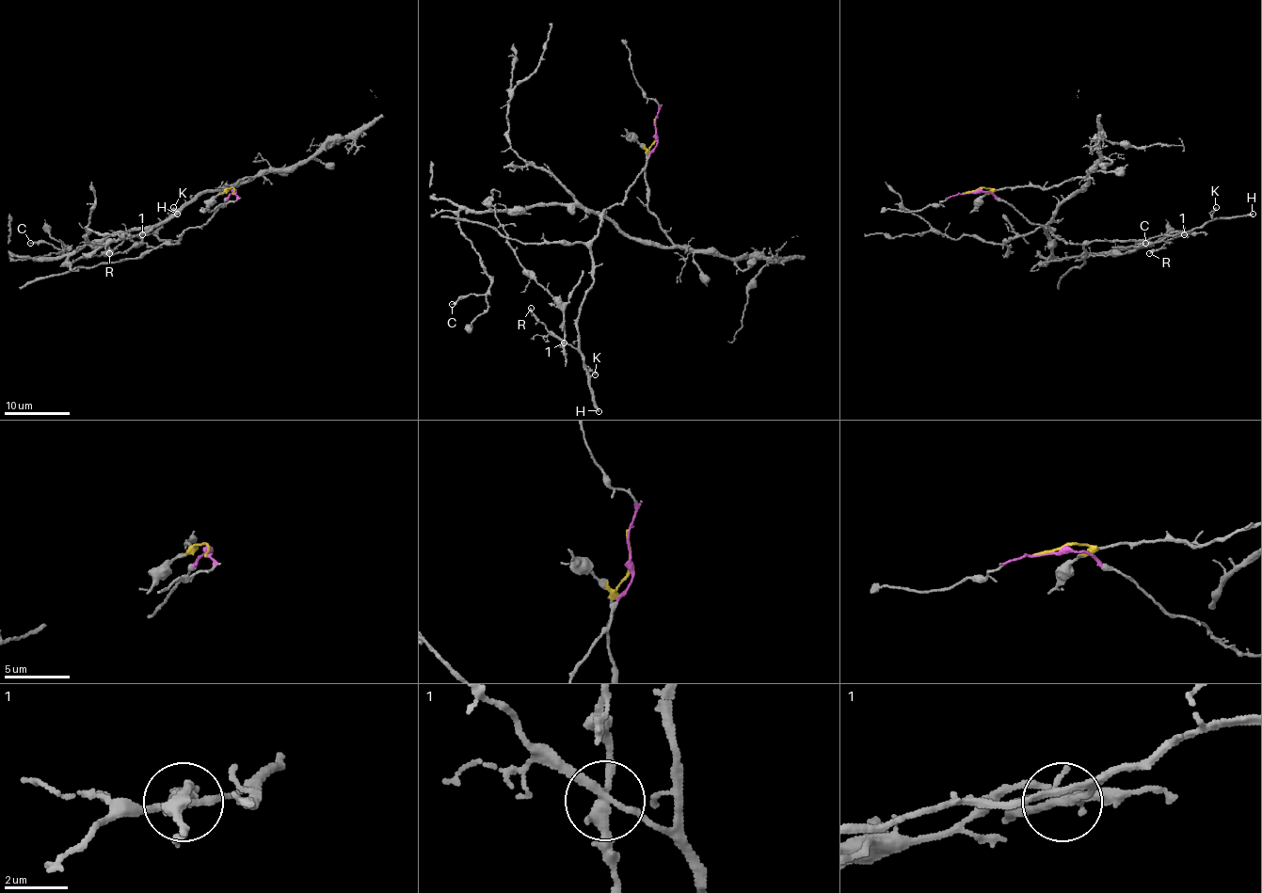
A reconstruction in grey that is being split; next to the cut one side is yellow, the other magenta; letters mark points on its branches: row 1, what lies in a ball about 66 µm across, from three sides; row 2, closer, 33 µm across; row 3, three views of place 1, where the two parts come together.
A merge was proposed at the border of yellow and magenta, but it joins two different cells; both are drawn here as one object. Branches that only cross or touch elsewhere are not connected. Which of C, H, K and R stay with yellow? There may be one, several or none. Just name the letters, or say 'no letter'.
C

